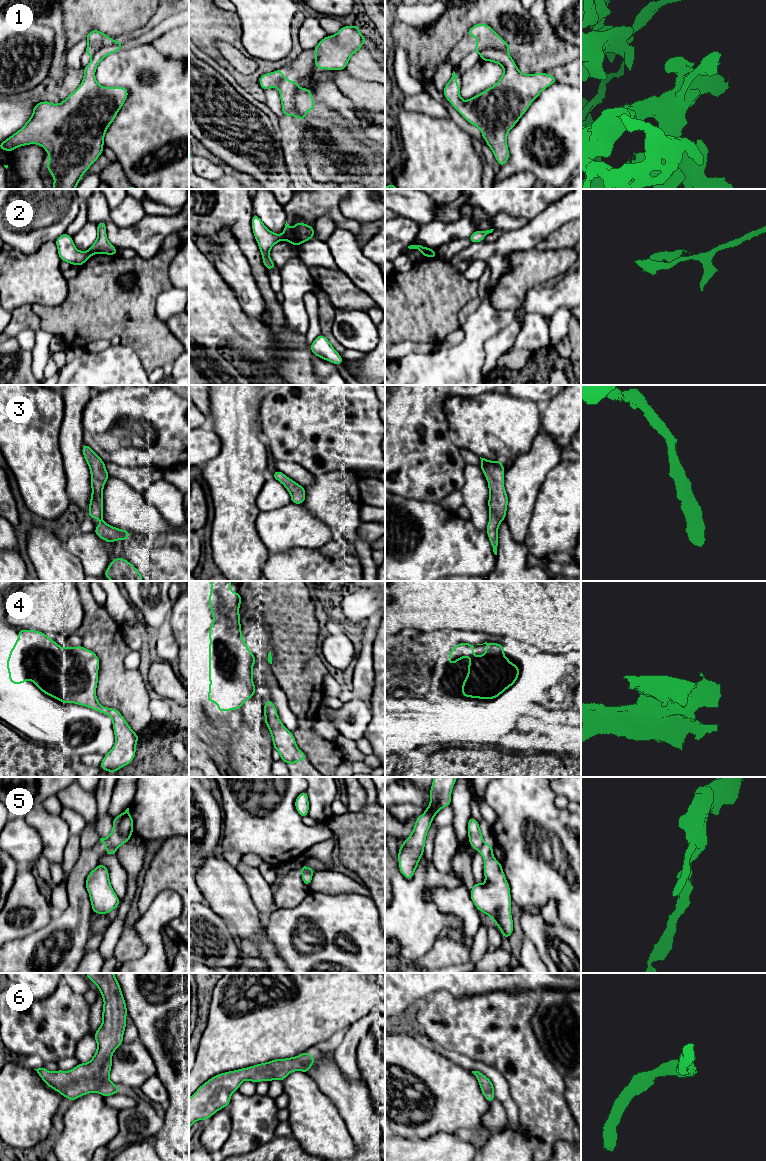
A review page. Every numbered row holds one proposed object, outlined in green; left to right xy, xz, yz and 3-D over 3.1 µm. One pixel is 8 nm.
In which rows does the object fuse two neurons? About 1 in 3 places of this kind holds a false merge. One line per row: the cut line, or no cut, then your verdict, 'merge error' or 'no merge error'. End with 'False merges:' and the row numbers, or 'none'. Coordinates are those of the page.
1: xz (299, 87), (294, 93), (295, 116) | merge error
2: xz (283, 233), (286, 239) | merge error
3: no cut | no merge error
4: no cut | no merge error
5: xy (106, 847), (115, 849) | merge error
6: no cut | no merge error
False merges: 1, 2, 5

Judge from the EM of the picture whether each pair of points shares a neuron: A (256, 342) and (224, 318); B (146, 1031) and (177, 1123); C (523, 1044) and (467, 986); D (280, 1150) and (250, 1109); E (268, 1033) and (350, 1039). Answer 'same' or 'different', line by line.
A: same
B: same
C: different
D: different
E: different

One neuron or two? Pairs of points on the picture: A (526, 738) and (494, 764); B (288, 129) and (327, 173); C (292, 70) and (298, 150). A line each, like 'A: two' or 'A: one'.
A: two
B: two
C: one

